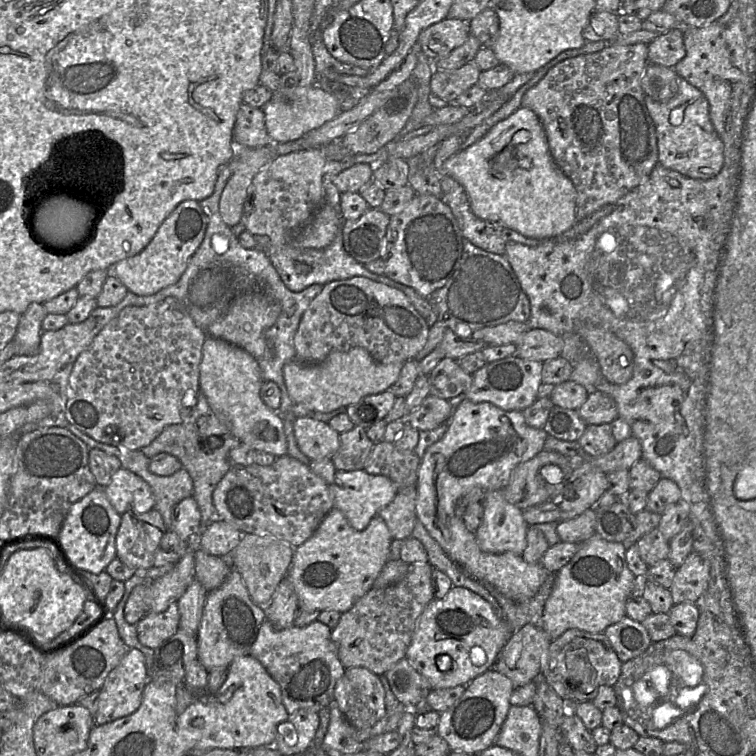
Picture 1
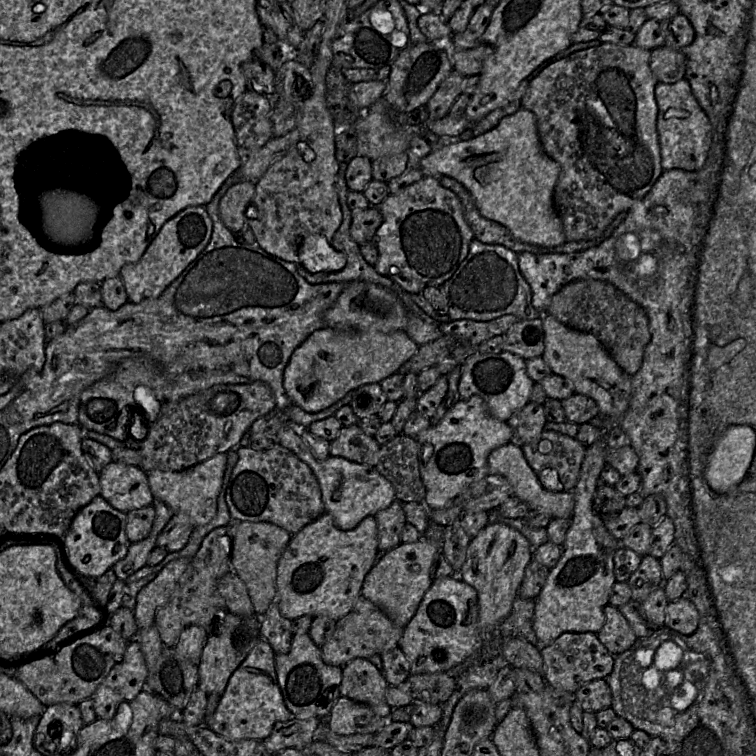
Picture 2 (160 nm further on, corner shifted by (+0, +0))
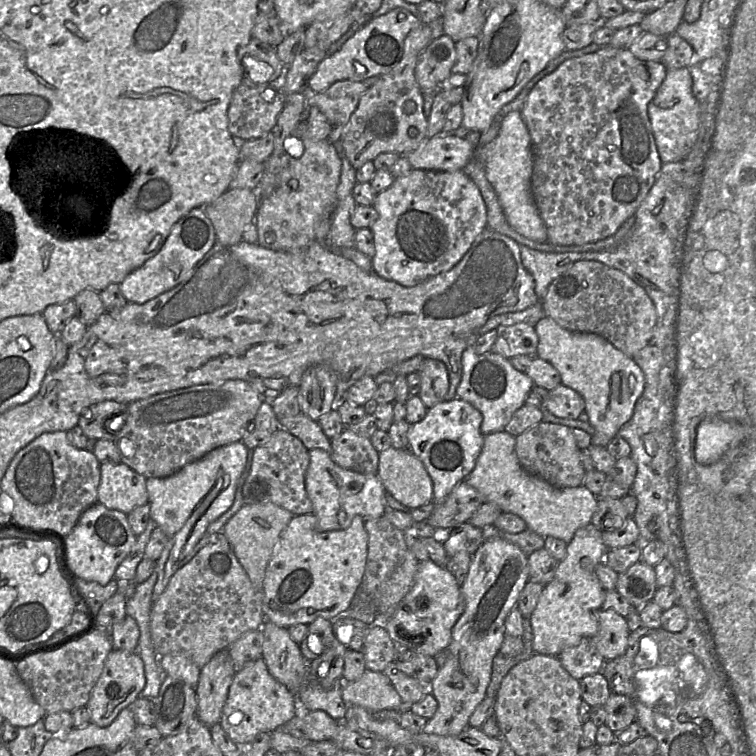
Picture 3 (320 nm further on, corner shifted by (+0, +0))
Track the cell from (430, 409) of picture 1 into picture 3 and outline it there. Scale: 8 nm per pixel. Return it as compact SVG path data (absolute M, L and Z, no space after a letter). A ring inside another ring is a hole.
M424 358L420 370L421 384L418 396L429 409L444 401L449 390L449 375L445 364L433 358Z

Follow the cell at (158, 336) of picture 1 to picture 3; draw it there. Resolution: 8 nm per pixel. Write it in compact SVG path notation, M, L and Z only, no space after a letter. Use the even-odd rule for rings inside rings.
M114 400L93 404L81 415L78 427L90 441L99 439L113 441L117 432L109 433L108 428L111 428L111 425L107 426L107 422L113 416L125 412L127 405Z

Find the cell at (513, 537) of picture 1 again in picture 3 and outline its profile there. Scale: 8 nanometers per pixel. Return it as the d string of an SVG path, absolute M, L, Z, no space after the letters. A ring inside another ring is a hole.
M495 537L484 540L472 555L467 578L461 586L465 609L452 630L452 641L448 647L449 656L432 681L433 696L438 707L432 718L427 720L423 731L427 734L454 736L469 726L469 720L476 707L486 697L491 680L492 663L500 651L505 637L505 621L511 609L517 606L520 593L529 581L528 556L513 543Z

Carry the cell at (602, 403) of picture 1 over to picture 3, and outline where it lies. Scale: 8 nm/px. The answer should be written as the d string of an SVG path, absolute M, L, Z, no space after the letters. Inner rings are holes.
M561 383L548 392L545 409L560 418L578 419L585 412L585 401L577 391Z

